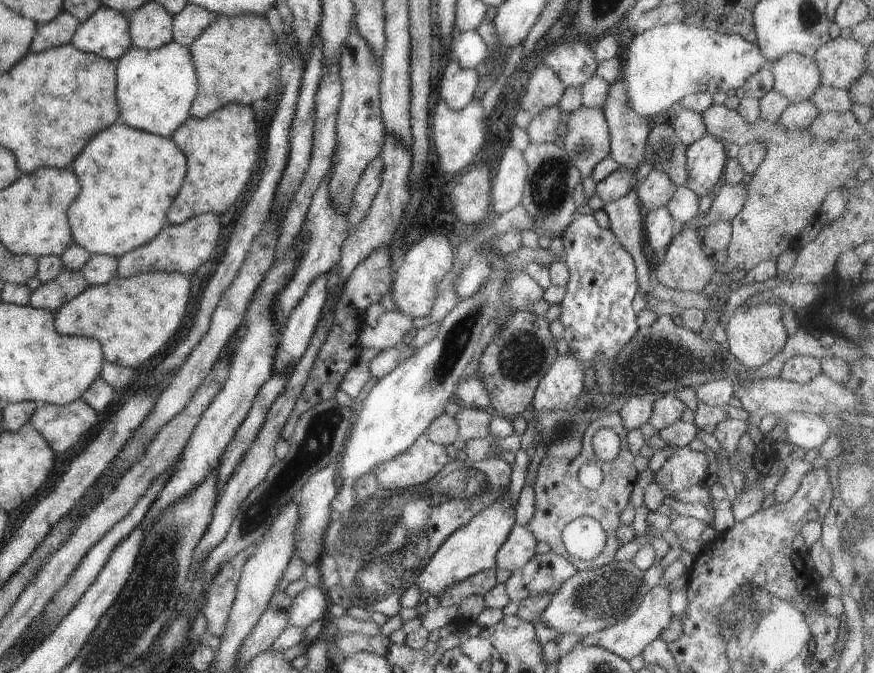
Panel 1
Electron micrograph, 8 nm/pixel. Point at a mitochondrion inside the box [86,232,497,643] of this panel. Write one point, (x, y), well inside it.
(396, 558)

